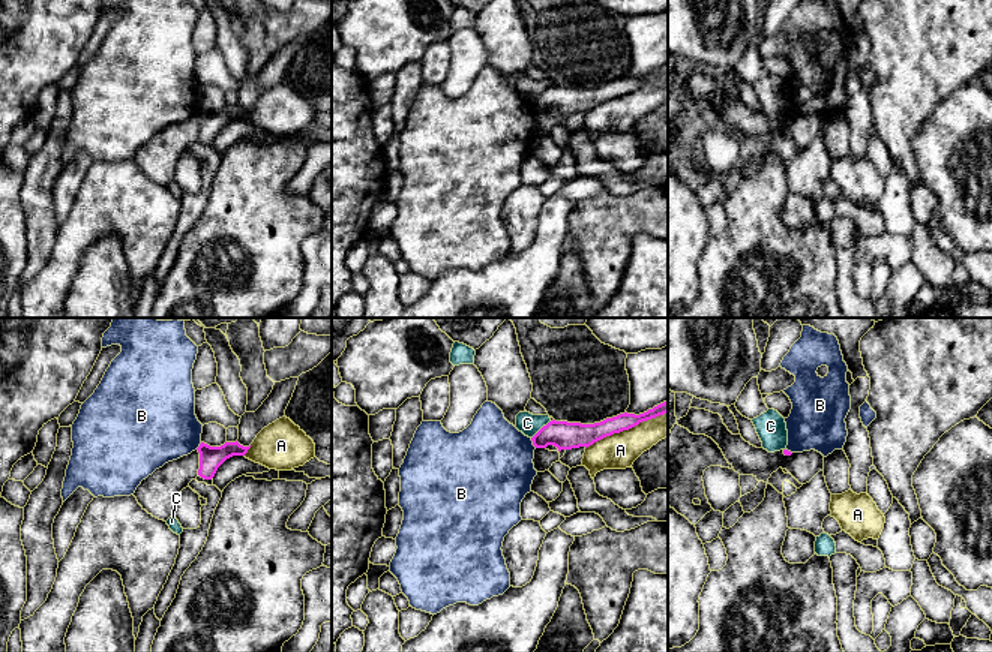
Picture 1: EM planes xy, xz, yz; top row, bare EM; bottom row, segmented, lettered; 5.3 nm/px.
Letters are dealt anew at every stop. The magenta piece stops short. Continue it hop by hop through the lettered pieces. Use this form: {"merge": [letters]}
{"merge": []}

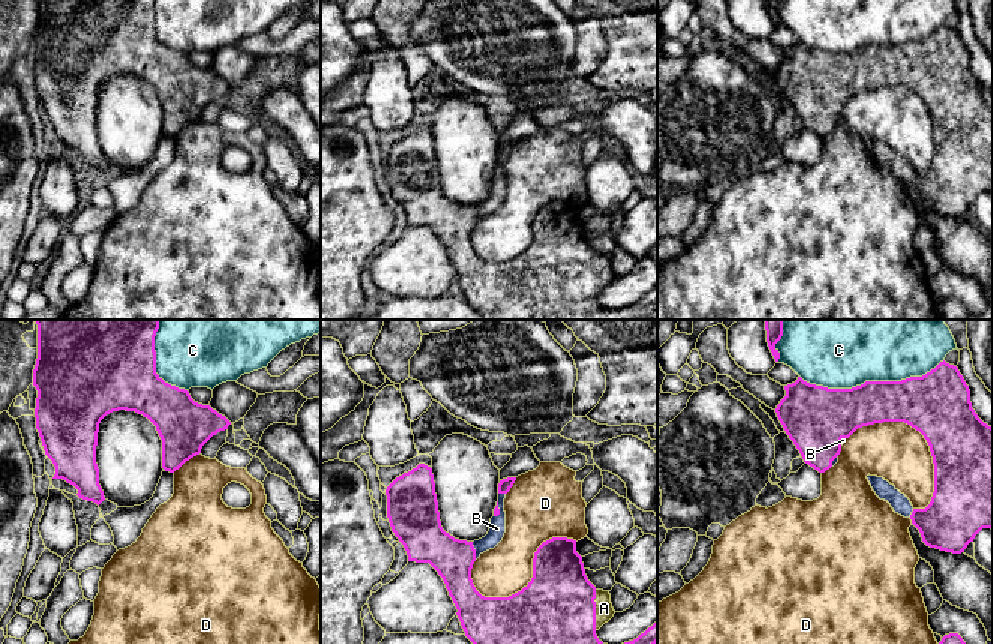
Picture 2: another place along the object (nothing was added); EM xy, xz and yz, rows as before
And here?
{"merge": ["A", "B"]}

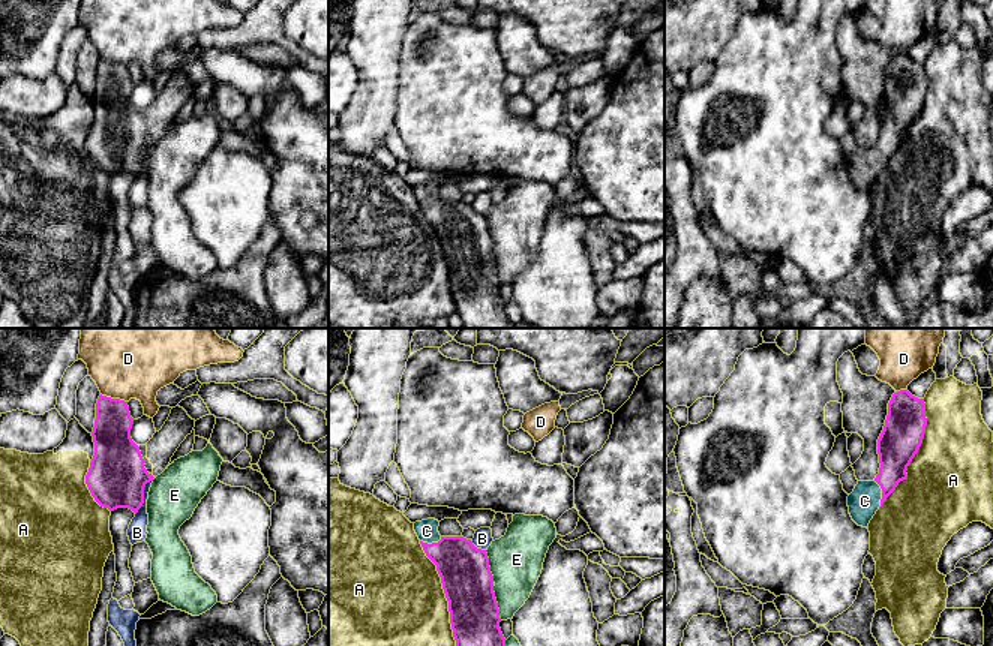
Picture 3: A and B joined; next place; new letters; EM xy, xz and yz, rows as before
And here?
{"merge": ["C"]}

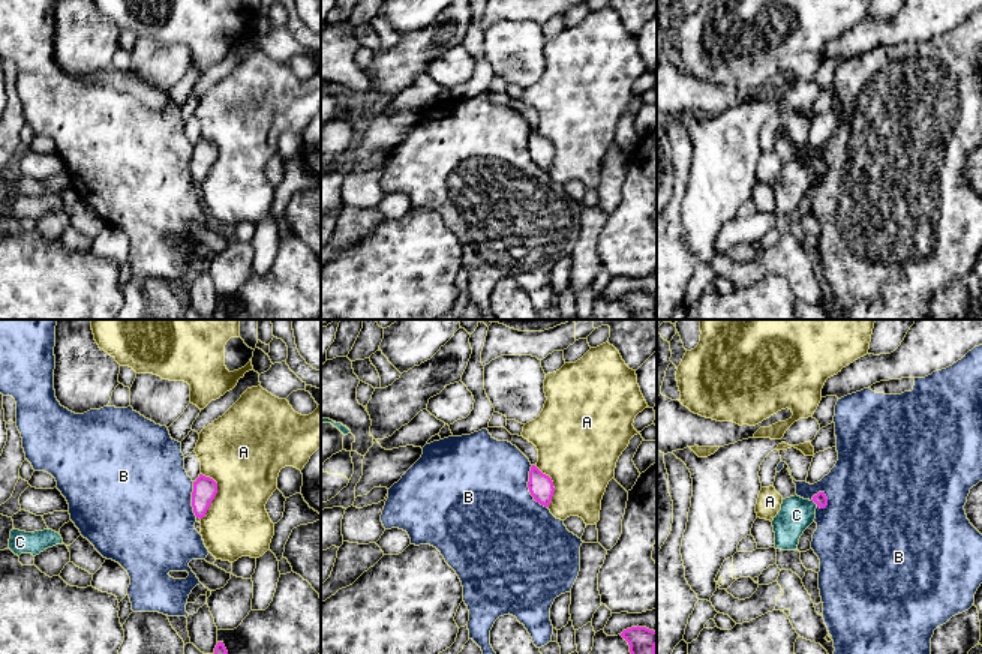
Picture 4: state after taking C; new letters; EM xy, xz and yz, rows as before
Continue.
{"merge": ["C"]}

